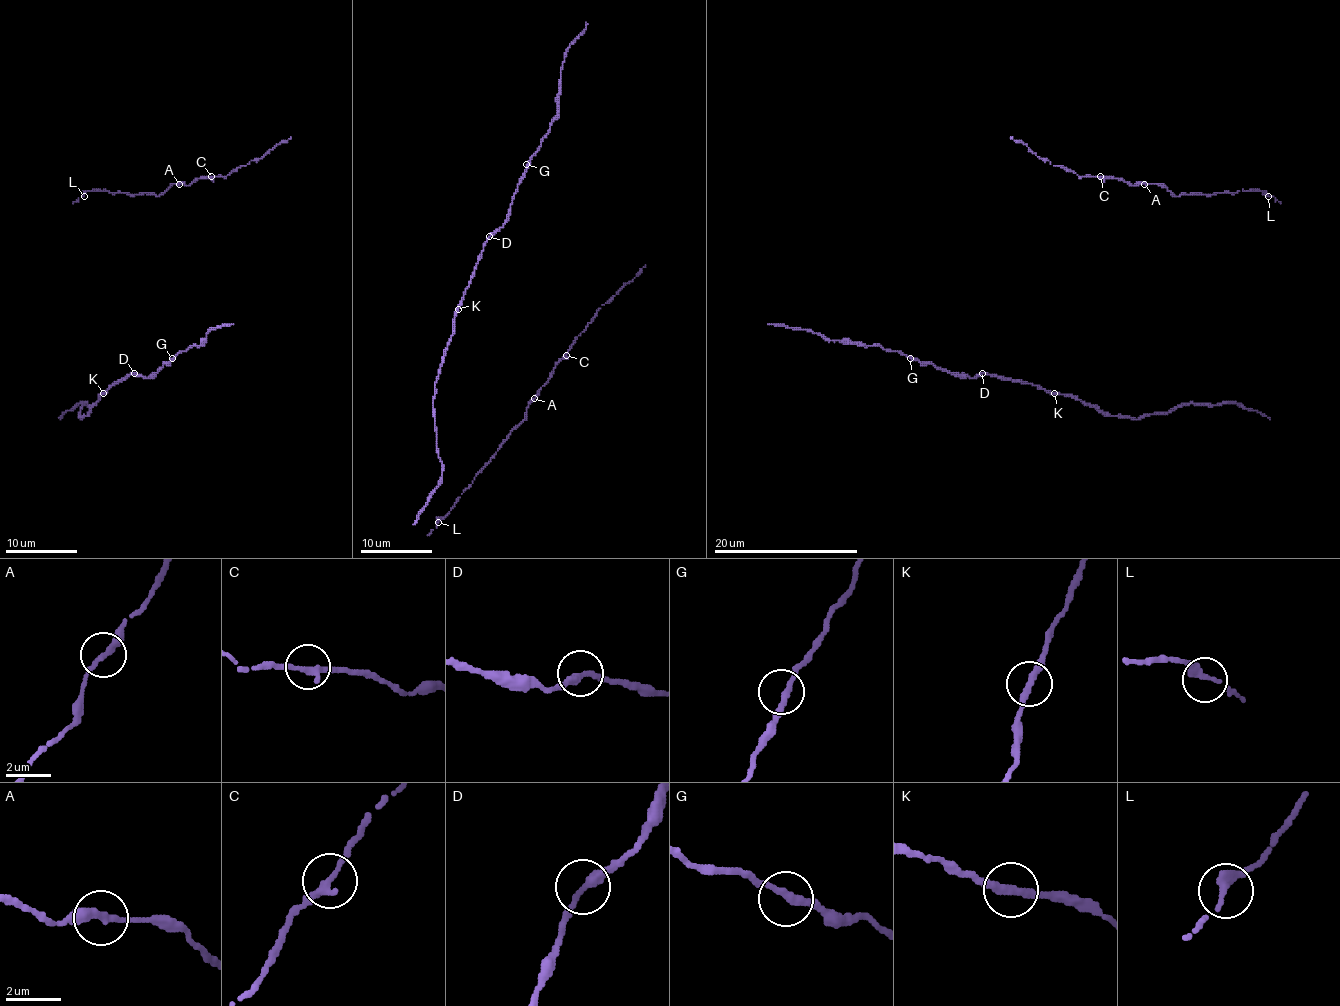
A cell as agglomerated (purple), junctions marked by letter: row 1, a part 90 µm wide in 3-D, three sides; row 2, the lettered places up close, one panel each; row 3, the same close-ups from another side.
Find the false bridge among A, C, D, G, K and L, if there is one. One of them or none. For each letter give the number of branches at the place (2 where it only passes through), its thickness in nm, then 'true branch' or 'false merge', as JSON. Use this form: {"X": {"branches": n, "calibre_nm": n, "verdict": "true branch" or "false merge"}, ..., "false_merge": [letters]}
{"A": {"branches": 2, "calibre_nm": 280, "verdict": "true branch"}, "C": {"branches": 2, "calibre_nm": 280, "verdict": "true branch"}, "D": {"branches": 2, "calibre_nm": 300, "verdict": "true branch"}, "G": {"branches": 2, "calibre_nm": 280, "verdict": "true branch"}, "K": {"branches": 2, "calibre_nm": 300, "verdict": "true branch"}, "L": {"branches": 2, "calibre_nm": 320, "verdict": "true branch"}, "false_merge": []}

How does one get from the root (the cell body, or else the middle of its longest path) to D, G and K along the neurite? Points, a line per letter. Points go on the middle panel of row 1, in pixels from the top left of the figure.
D: (435, 490), (442, 477), (433, 407), (435, 382), (453, 333), (454, 312), (489, 236)
G: (435, 490), (442, 477), (435, 382), (478, 256), (503, 225), (526, 164)
K: (435, 490), (442, 477), (433, 407), (435, 382), (458, 308)

